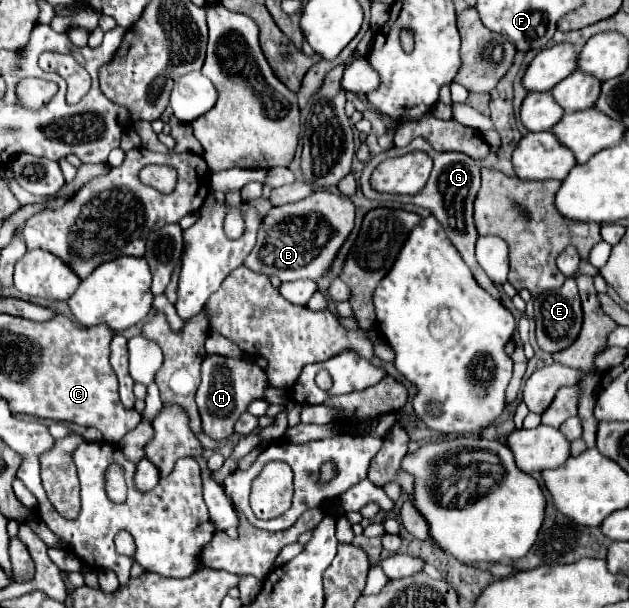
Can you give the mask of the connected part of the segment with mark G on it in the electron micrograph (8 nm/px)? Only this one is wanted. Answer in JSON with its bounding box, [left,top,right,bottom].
[360,137,500,298]

